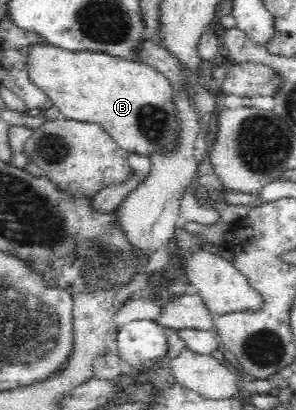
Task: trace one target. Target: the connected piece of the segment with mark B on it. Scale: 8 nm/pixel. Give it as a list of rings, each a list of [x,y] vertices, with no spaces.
[[[48,43],[32,47],[27,66],[29,78],[45,91],[63,118],[100,124],[128,154],[153,158],[178,151],[181,119],[175,89],[156,67],[90,50],[68,51]]]

